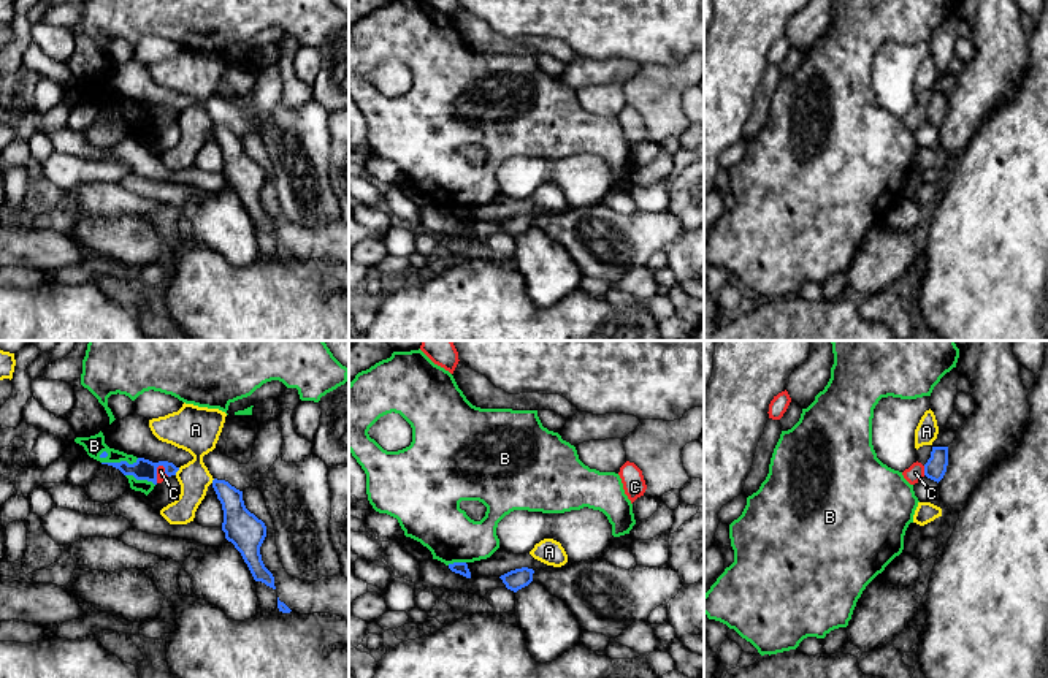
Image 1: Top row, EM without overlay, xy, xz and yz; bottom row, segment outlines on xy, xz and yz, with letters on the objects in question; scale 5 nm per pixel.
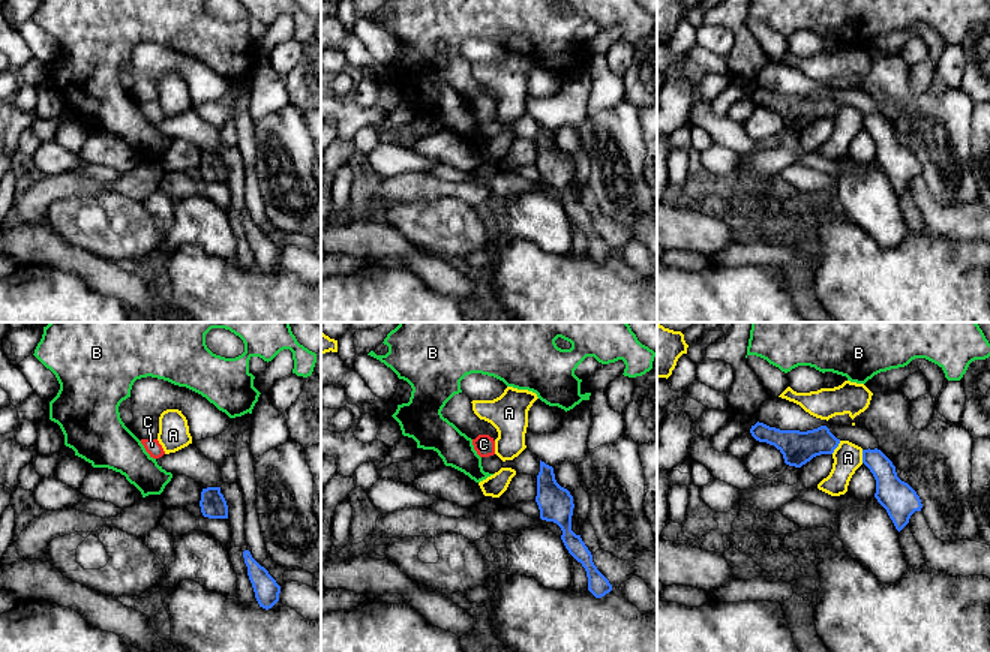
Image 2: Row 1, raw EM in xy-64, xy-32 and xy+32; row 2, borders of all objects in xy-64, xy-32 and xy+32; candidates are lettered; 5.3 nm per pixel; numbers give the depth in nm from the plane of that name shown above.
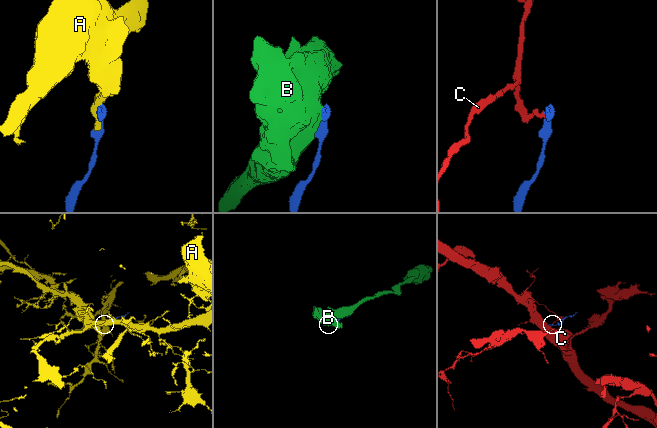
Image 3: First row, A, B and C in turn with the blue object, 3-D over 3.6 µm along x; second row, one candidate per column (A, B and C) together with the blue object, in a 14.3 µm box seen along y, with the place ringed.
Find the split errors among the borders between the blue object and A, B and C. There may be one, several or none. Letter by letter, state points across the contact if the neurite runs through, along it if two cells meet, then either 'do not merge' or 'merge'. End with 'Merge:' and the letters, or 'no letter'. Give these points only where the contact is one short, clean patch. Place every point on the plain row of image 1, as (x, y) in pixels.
A: do not merge
B: do not merge
C: do not merge
Merge: no letter

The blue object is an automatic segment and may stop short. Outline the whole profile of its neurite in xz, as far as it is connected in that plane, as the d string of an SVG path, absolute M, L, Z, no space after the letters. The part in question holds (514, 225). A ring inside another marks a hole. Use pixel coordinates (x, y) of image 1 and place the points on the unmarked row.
M522 212L511 215L501 220L499 223L503 225L507 234L517 238L518 234L528 231L533 227L533 219L534 219L533 214Z

